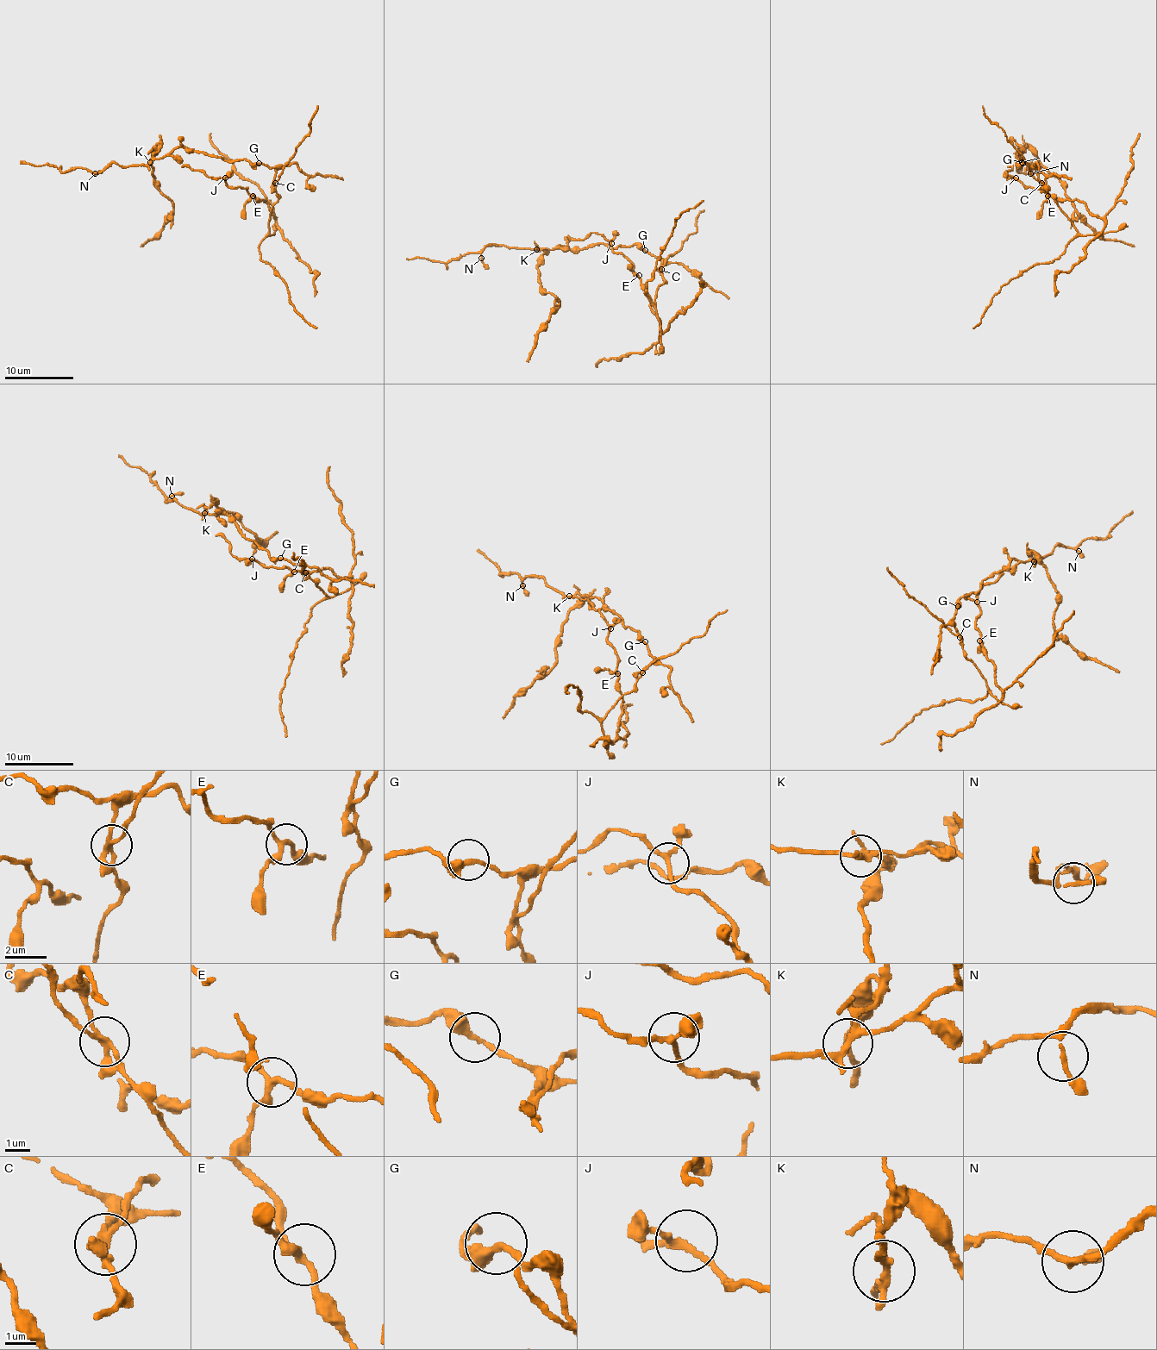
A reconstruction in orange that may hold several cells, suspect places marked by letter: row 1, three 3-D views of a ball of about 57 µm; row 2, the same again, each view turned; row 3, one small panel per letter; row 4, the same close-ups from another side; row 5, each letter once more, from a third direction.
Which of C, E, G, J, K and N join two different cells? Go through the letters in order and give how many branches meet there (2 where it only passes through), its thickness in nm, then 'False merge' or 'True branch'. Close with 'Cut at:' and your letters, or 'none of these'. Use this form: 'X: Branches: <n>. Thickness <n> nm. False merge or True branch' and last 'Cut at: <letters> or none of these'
C: Branches: 3. Thickness 200 nm. False merge
E: Branches: 3. Thickness 240 nm. True branch
G: Branches: 2. Thickness 280 nm. True branch
J: Branches: 3. Thickness 190 nm. True branch
K: Branches: 4. Thickness 220 nm. False merge
N: Branches: 3. Thickness 140 nm. True branch
Cut at: C, K

